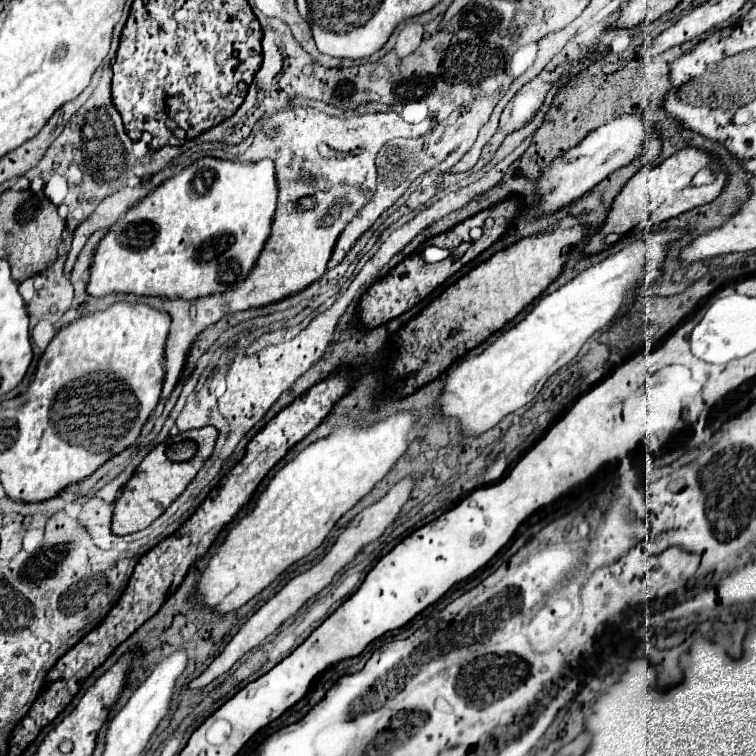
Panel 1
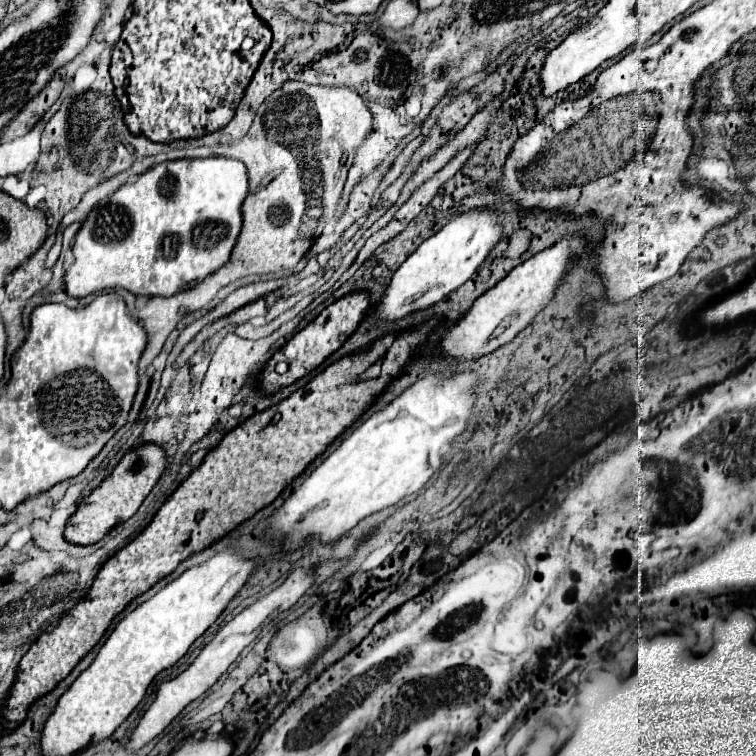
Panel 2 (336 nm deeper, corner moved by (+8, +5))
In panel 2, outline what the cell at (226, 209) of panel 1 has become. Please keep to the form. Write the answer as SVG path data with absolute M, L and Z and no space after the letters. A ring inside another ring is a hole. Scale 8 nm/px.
M183 158L157 164L145 174L123 184L105 204L99 204L83 222L75 236L75 264L65 272L65 290L73 298L83 298L107 288L125 288L131 294L173 296L203 282L223 268L243 226L243 202L249 196L249 176L239 160Z

